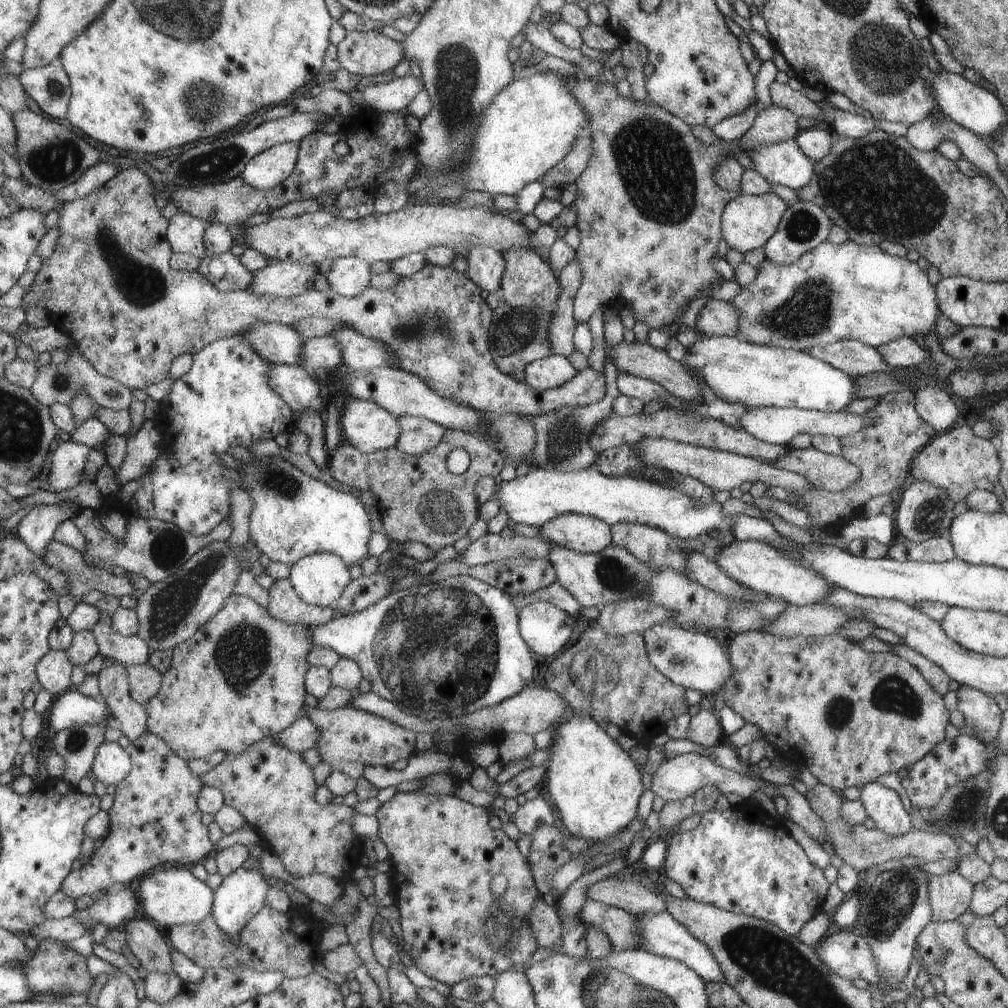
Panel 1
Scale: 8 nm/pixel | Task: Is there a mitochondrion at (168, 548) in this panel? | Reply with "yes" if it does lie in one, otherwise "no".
yes

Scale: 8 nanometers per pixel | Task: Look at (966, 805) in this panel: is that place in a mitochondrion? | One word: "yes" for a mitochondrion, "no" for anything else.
yes

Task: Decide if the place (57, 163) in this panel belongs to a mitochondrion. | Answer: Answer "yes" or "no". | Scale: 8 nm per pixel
yes

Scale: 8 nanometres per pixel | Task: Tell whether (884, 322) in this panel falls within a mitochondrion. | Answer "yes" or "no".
no

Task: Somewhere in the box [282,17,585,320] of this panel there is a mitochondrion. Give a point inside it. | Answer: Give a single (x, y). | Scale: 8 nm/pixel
(456, 68)

